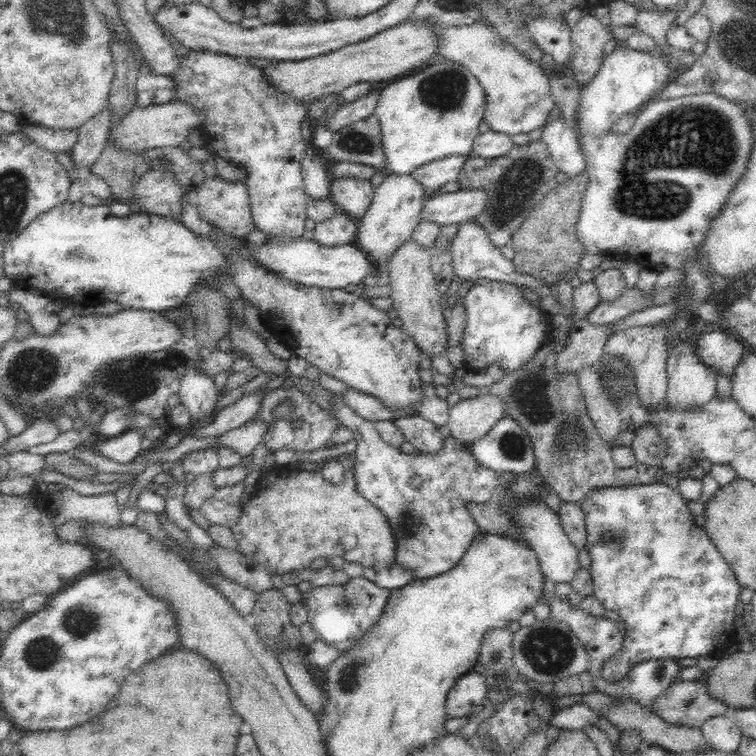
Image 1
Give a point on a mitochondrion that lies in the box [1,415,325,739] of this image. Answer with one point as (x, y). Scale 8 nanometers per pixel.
(42, 654)

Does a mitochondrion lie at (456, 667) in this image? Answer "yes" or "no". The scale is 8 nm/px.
no

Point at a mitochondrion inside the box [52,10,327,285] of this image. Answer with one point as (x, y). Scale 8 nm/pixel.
(74, 253)

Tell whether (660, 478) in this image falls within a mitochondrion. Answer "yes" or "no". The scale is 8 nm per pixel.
no

